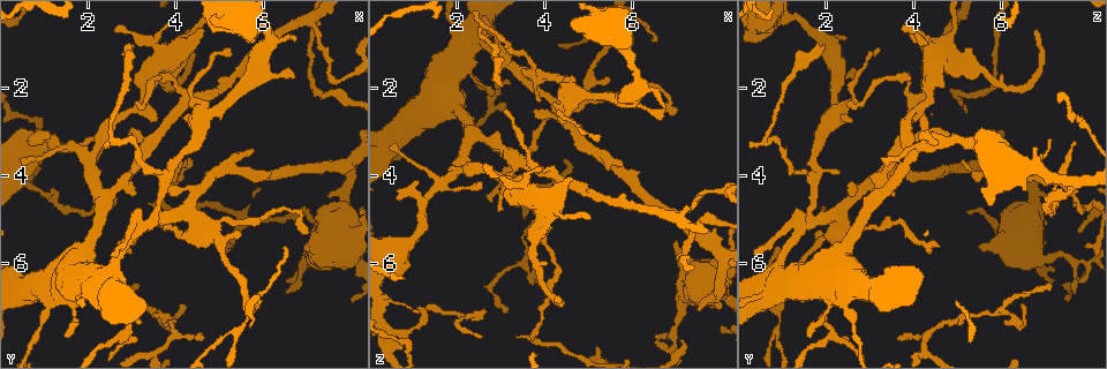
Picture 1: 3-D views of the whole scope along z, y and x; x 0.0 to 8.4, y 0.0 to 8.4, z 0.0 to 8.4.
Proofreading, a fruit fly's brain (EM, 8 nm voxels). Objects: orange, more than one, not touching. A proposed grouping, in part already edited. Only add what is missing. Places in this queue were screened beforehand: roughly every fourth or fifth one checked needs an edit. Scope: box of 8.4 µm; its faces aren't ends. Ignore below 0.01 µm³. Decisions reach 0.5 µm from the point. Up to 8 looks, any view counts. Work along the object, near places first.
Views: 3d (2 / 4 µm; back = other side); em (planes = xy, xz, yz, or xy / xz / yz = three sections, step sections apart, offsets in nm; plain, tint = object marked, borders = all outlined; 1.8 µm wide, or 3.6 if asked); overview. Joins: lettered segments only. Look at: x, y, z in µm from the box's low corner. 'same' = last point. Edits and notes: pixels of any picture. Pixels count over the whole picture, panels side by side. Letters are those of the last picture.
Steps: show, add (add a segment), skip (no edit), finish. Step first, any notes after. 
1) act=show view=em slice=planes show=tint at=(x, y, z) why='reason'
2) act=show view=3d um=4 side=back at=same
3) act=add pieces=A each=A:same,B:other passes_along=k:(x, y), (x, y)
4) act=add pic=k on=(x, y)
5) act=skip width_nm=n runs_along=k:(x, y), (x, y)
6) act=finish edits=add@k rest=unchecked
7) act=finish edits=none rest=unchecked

act=show view=3d um=4 at=(6.95, 5.40, 2.60) why='an open end'

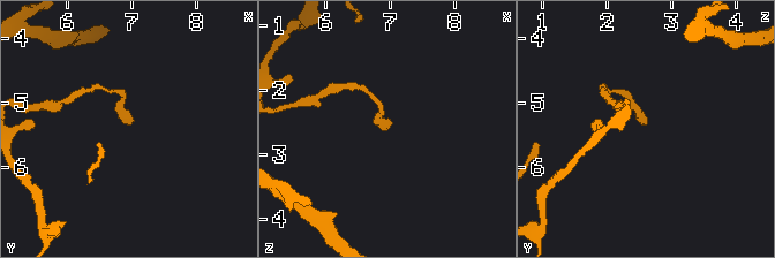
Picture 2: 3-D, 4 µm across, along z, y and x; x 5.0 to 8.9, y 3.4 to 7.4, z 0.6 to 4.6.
act=show view=em um=3.6 slice=planes show=borders at=(7.00, 5.30, 2.55)

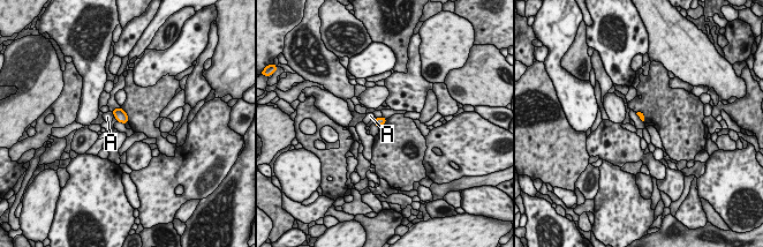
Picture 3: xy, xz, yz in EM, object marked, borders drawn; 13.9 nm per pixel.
act=skip each=A:other border=3:(111, 112), (114, 115) found='none of them fits'

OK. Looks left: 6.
act=show view=3d um=4 at=(3.95, 1.05, 5.30)

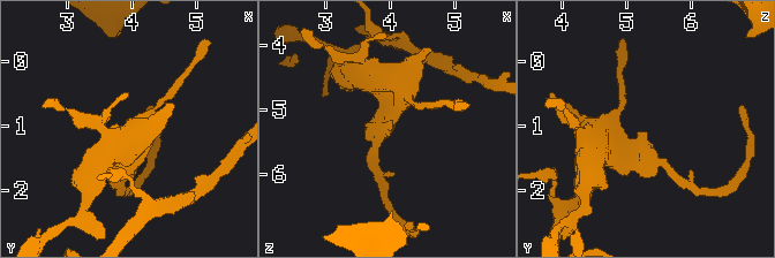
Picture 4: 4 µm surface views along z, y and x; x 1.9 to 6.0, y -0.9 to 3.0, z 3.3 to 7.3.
act=show view=em slice=planes show=borders at=(3.95, 1.10, 5.25) why='now the EM'

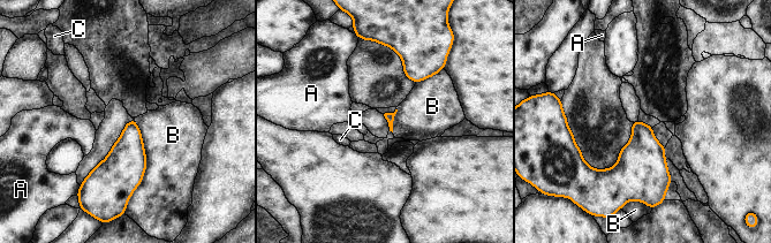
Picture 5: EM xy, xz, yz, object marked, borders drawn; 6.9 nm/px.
act=skip longest_contact=B:550nm each=A:other,B:other,C:other border=5:(135, 120), (145, 172), (128, 200) found='none of them fits'

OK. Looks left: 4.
act=show view=em slice=xy step=8 show=tint at=(2.85, 5.65, 4.60) why='an open end'

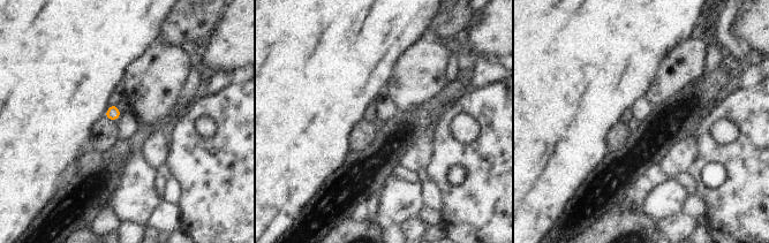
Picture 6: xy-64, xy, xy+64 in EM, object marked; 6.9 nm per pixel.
act=show view=em slice=xz step=8 show=borders at=same

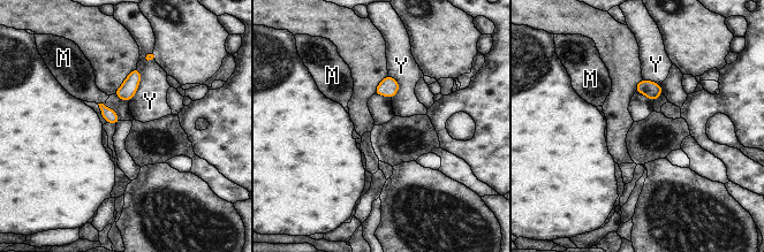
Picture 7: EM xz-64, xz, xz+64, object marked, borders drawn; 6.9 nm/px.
act=skip each=M:other,Y:other border=7:(137, 67), (141, 81), (129, 101) found='none of them fits'

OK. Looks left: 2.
act=finish edits=none rest=unchecked

